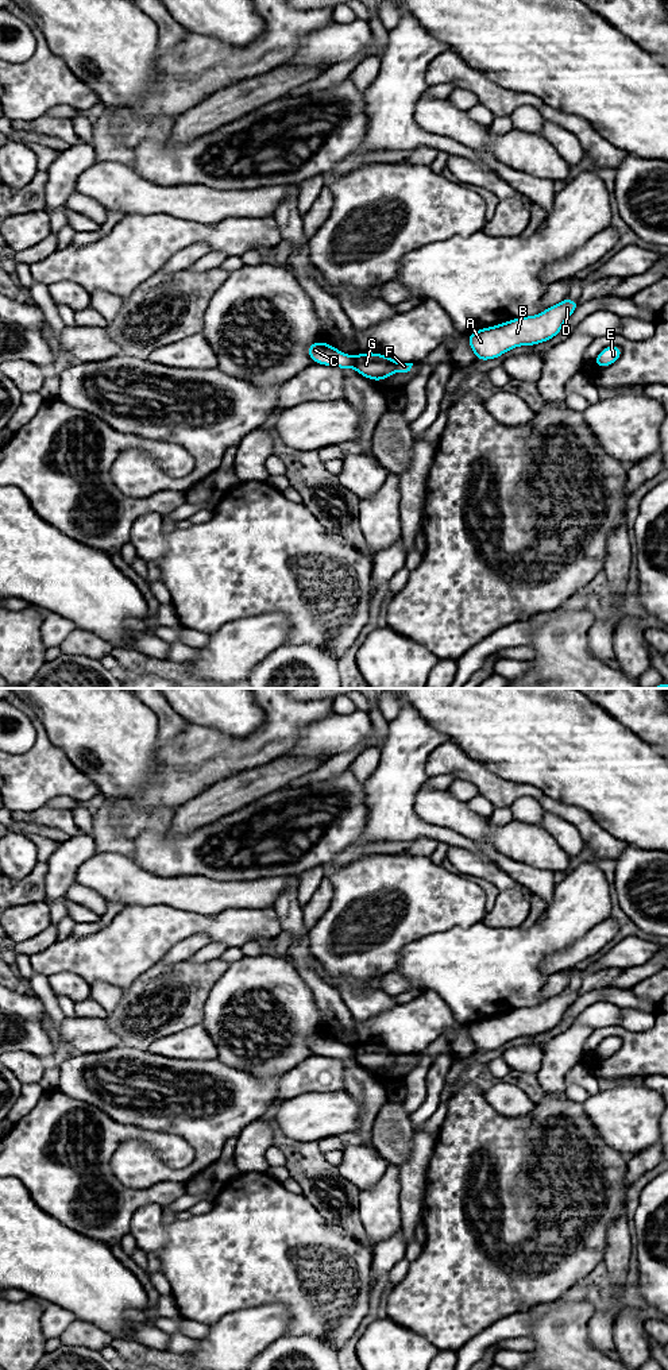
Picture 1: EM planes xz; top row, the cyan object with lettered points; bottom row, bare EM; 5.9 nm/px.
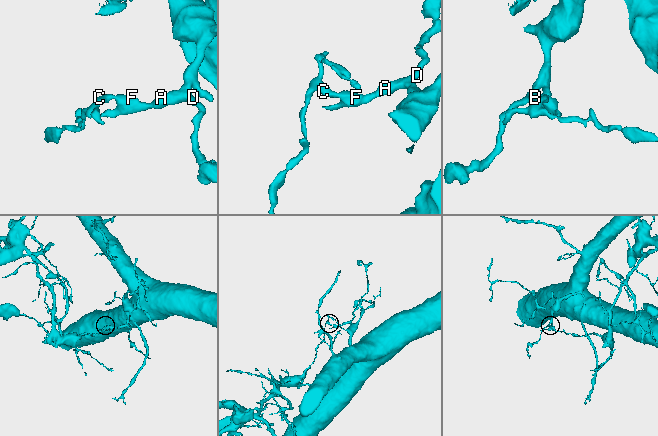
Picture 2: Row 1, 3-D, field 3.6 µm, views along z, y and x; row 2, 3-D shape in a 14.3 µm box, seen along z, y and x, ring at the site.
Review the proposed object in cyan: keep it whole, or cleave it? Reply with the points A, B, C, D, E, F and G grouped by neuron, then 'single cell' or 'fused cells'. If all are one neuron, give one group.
groups A B D E F G / C; fused cells

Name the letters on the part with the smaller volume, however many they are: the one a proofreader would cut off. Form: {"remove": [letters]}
{"remove": ["C"]}

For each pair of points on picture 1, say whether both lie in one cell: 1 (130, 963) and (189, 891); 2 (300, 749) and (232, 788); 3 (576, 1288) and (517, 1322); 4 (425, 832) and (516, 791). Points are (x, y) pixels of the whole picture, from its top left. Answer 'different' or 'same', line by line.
1: different
2: different
3: same
4: different

